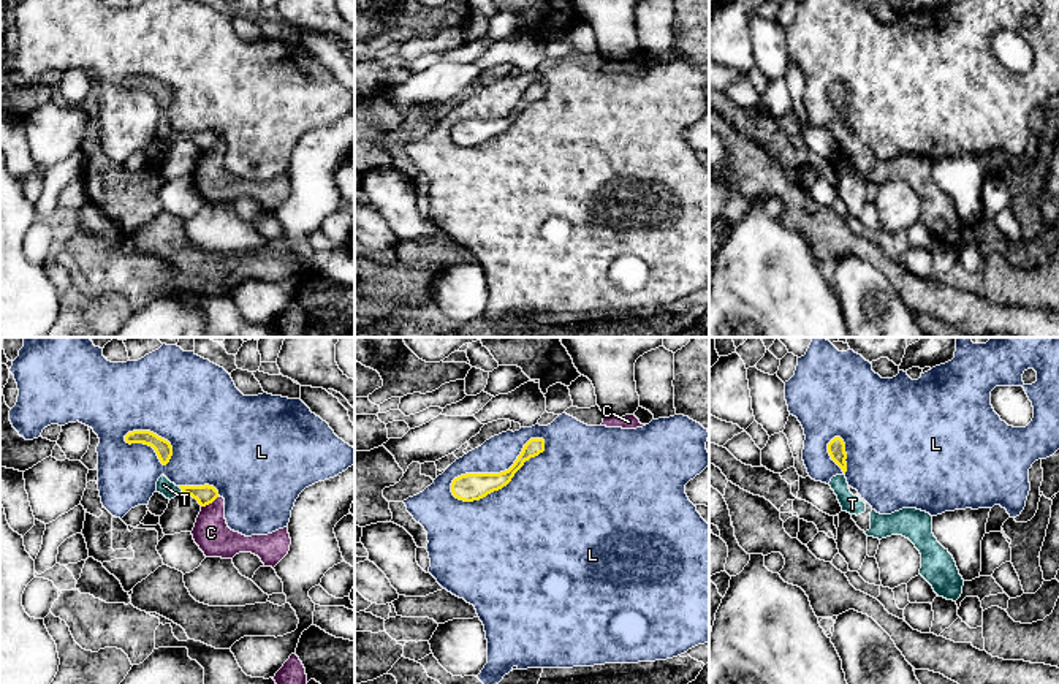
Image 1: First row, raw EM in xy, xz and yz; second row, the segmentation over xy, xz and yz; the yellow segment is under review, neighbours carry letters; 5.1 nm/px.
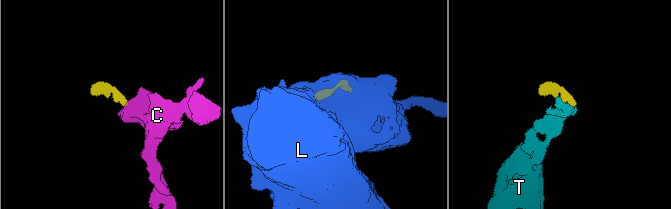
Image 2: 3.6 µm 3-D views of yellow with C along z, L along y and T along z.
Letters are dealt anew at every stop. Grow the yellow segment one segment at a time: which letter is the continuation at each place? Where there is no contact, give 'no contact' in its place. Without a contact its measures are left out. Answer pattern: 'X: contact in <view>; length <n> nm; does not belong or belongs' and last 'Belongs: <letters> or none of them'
C: contact in xy; length 110 nm; does not belong
L: contact in xz; length 550 nm; does not belong
T: contact in xy; length 50 nm; belongs
Belongs: T

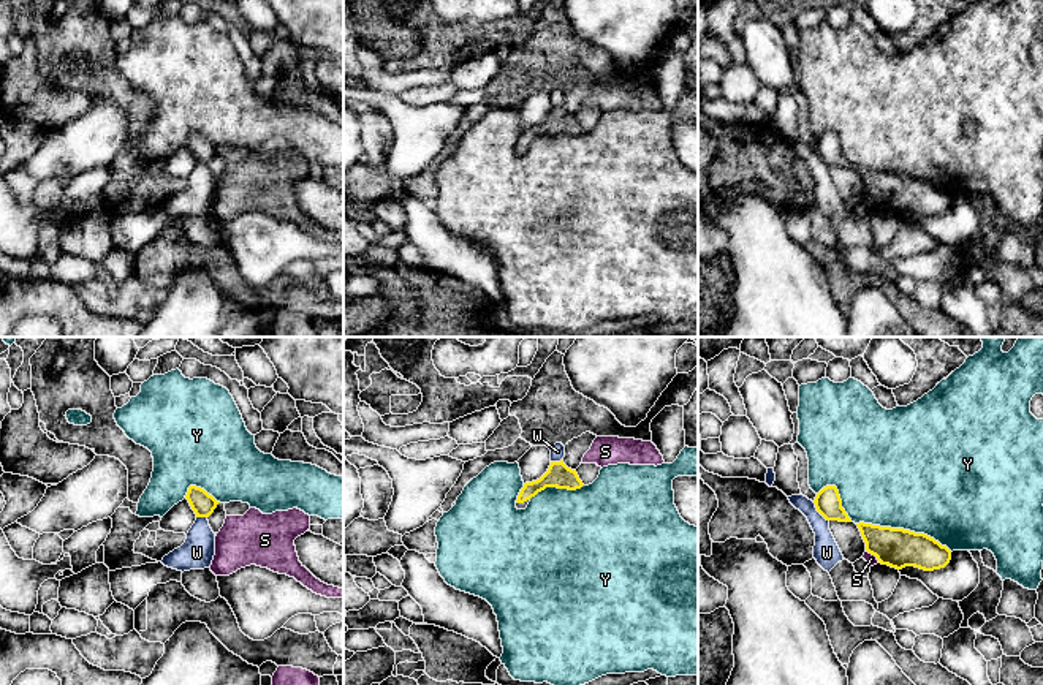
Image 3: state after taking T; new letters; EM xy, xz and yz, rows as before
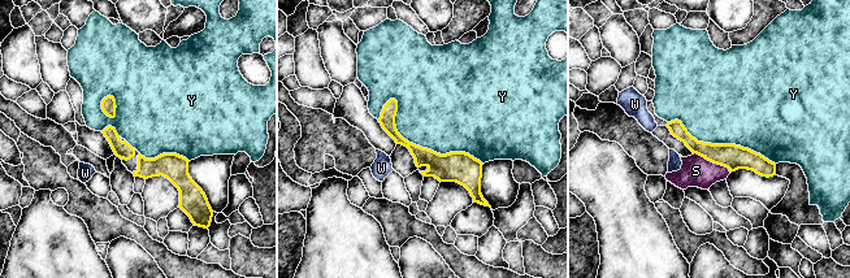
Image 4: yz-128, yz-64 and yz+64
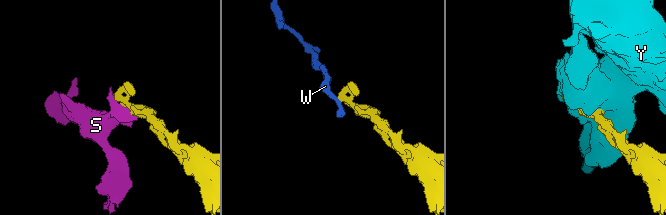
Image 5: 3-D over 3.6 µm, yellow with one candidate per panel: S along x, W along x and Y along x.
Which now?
S: contact in yz; length 100 nm; does not belong
W: contact in yz; length 130 nm; does not belong
Y: contact in yz; length 500 nm; does not belong
Belongs: none of them

